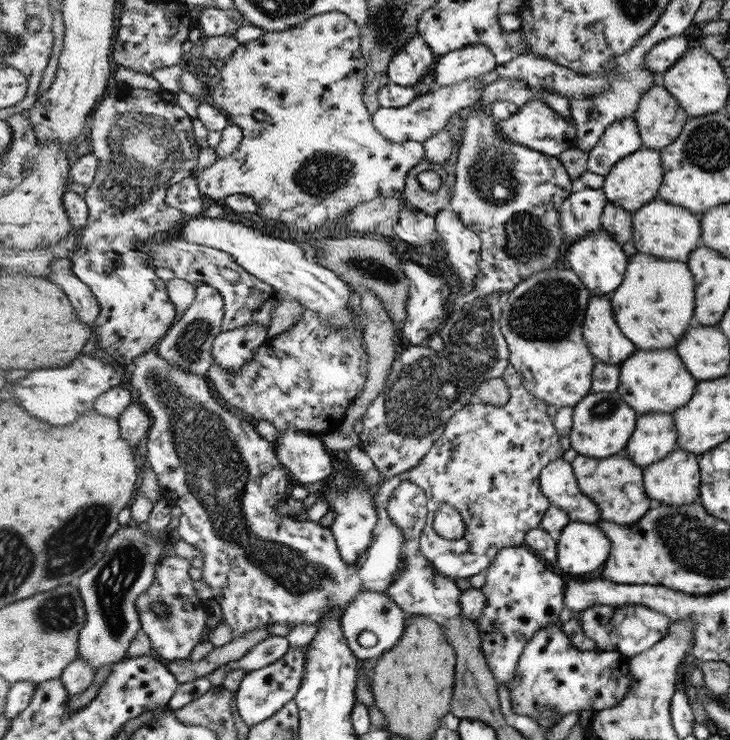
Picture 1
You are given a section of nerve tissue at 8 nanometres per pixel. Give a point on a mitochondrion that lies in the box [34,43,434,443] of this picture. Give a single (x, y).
(143, 153)

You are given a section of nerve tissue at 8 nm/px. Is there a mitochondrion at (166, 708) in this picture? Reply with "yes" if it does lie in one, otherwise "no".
no

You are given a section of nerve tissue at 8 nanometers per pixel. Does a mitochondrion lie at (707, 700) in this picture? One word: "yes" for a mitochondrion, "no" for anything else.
no

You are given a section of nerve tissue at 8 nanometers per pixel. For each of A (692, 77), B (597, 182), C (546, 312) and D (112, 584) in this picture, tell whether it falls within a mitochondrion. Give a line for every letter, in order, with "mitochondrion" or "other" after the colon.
A: other
B: other
C: mitochondrion
D: mitochondrion

